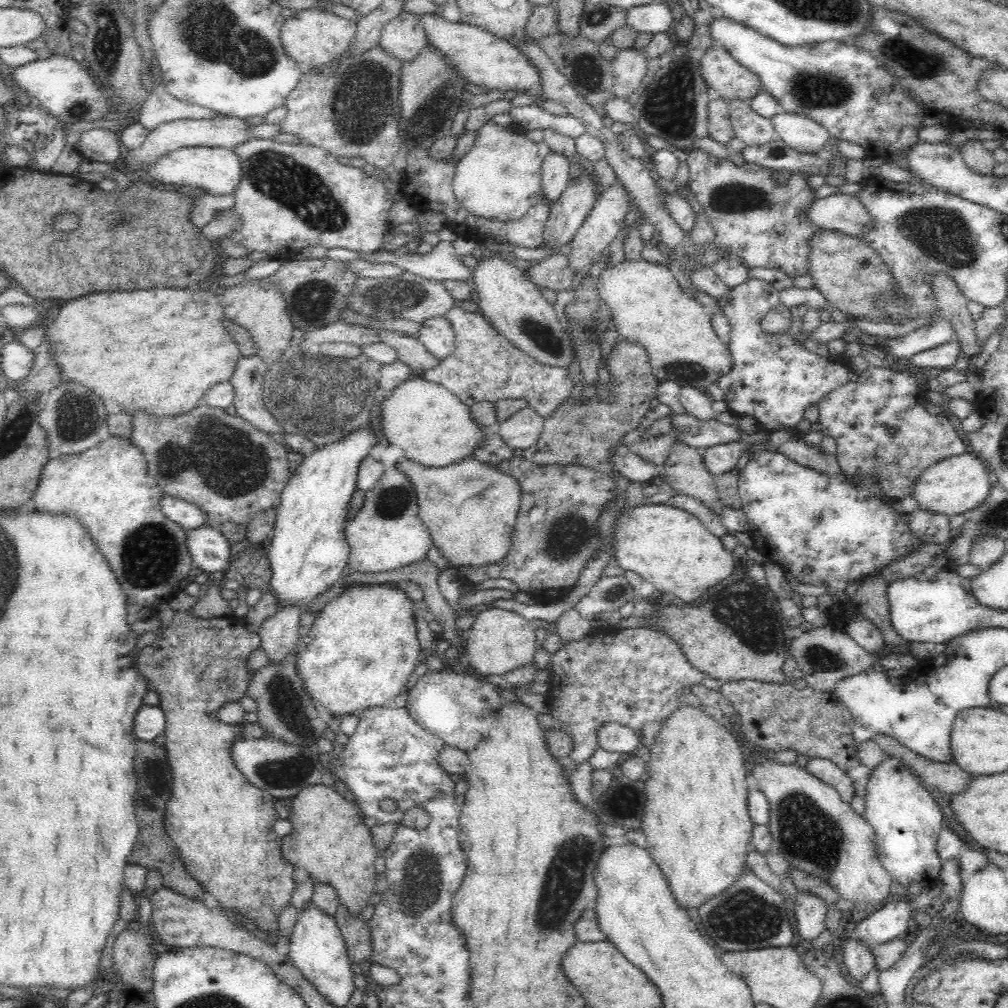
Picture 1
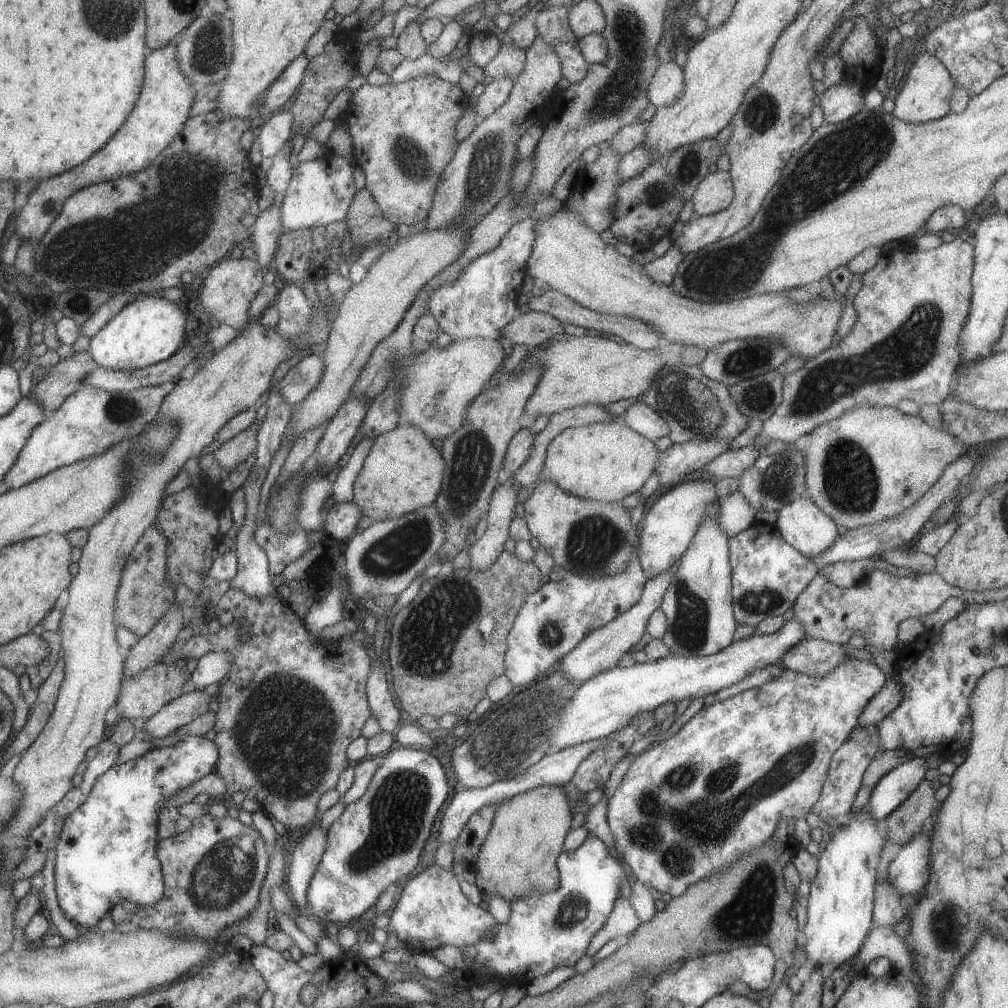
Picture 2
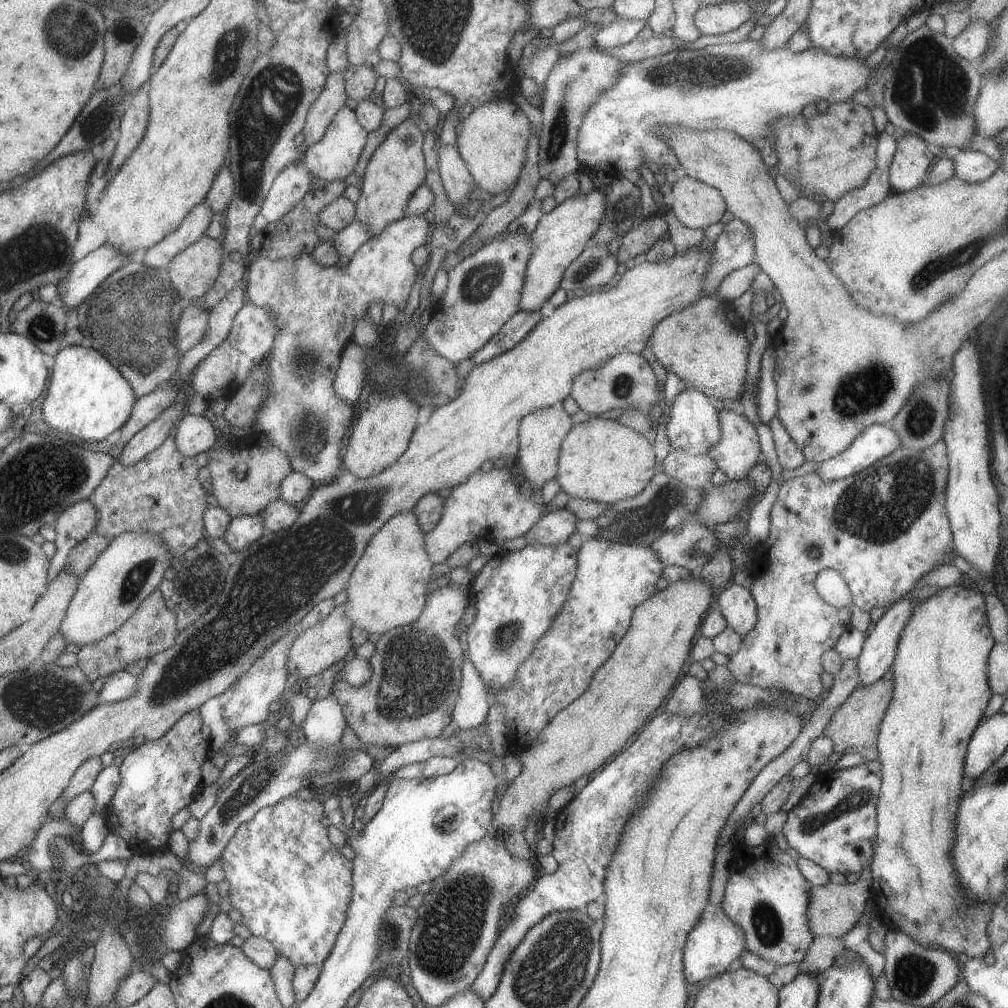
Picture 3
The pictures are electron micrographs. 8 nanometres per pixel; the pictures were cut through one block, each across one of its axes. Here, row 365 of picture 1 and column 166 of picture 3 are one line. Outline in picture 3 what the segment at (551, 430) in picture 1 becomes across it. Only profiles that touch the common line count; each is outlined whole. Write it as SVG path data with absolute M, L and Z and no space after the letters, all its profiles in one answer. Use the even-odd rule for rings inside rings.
M157 586L149 592L149 596L145 596L145 600L141 601L137 610L117 630L97 642L93 642L93 644L86 644L78 648L76 665L85 674L87 680L94 681L100 676L123 671L127 664L140 658L148 659L151 655L167 650L173 645L177 633L175 615L165 607L164 598L159 592L159 586Z

